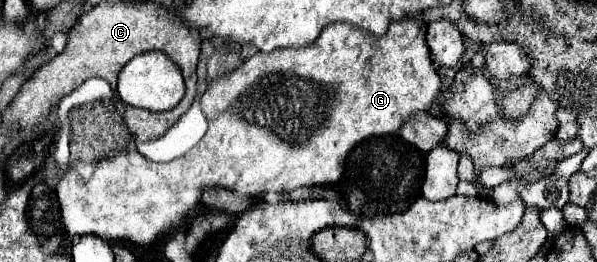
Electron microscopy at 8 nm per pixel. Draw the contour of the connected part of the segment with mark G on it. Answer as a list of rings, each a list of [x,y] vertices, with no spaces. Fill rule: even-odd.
[[[402,19],[402,21],[392,21],[386,35],[382,37],[374,37],[368,35],[368,31],[362,31],[358,27],[352,27],[350,23],[330,23],[328,27],[324,27],[324,31],[320,33],[318,41],[314,41],[308,47],[298,47],[298,49],[274,49],[272,53],[256,53],[254,57],[250,57],[248,61],[244,61],[242,67],[216,77],[208,89],[204,91],[204,95],[200,97],[200,105],[202,111],[210,123],[206,135],[202,137],[202,141],[188,151],[186,155],[170,161],[170,163],[154,163],[150,159],[146,159],[144,155],[140,155],[138,151],[126,151],[126,153],[118,153],[114,159],[102,159],[94,165],[94,173],[88,181],[82,181],[80,175],[76,173],[74,167],[70,167],[58,187],[56,187],[56,195],[58,195],[58,203],[60,203],[60,213],[62,213],[62,223],[66,227],[66,233],[70,237],[74,235],[98,235],[102,239],[130,239],[132,243],[140,243],[140,245],[148,245],[152,243],[160,233],[164,231],[172,231],[176,229],[182,219],[186,217],[186,213],[200,201],[200,195],[206,187],[224,187],[230,191],[236,191],[240,195],[248,195],[248,197],[260,197],[266,191],[294,191],[298,187],[312,187],[312,185],[330,185],[336,183],[342,173],[344,173],[344,165],[346,165],[346,157],[352,151],[352,147],[368,137],[378,137],[378,135],[388,135],[388,133],[396,133],[404,121],[408,121],[408,117],[412,113],[418,111],[426,111],[428,105],[436,99],[436,93],[440,91],[440,77],[432,65],[432,57],[426,45],[426,29],[418,25],[416,19]]]

